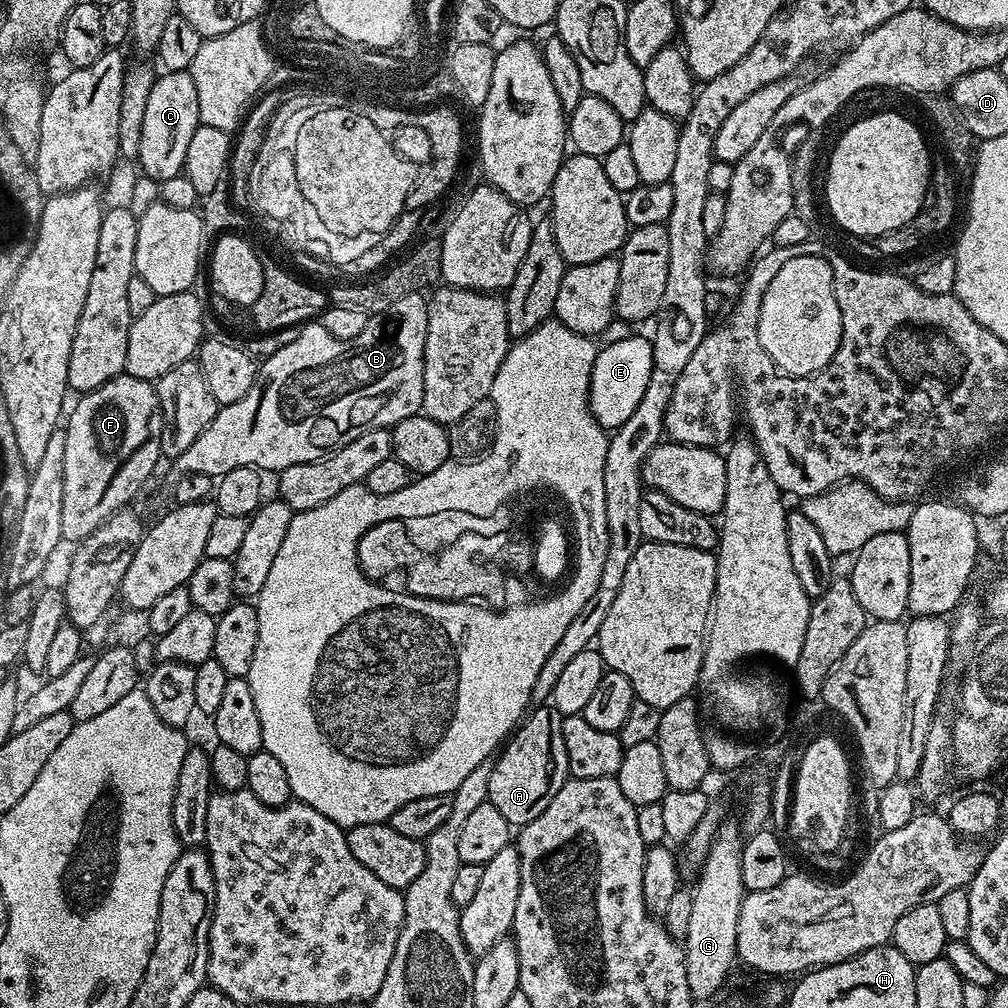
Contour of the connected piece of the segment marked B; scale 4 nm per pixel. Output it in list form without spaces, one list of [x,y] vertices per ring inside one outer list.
[[[412,293],[404,298],[399,298],[398,302],[394,302],[392,306],[382,310],[381,313],[369,315],[366,330],[362,330],[362,334],[358,334],[358,338],[353,340],[339,340],[330,334],[326,334],[326,326],[322,326],[319,322],[305,323],[300,328],[298,338],[294,338],[294,342],[286,342],[286,346],[282,346],[282,350],[263,357],[256,374],[254,386],[248,391],[246,398],[238,398],[233,400],[231,404],[223,405],[210,422],[210,426],[206,426],[206,430],[202,430],[202,434],[198,434],[198,438],[194,438],[190,450],[186,450],[181,456],[175,457],[175,467],[180,467],[179,471],[184,474],[193,472],[194,474],[206,474],[213,478],[225,476],[235,468],[254,468],[263,470],[265,473],[268,471],[272,472],[272,474],[278,474],[284,468],[289,468],[295,464],[320,460],[322,457],[327,456],[329,452],[339,448],[341,444],[349,444],[351,440],[358,438],[358,434],[366,434],[366,430],[374,430],[375,428],[391,429],[392,425],[417,415],[422,409],[427,321],[428,300],[421,293]]]

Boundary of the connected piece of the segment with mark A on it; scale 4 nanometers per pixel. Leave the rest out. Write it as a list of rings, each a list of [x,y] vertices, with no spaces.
[[[533,707],[495,757],[490,774],[488,803],[498,810],[498,814],[502,814],[502,818],[506,818],[509,826],[534,822],[534,818],[538,818],[538,814],[550,806],[550,798],[554,798],[554,794],[558,794],[558,790],[562,790],[564,783],[570,779],[566,742],[562,742],[563,721],[564,717],[557,708]]]

